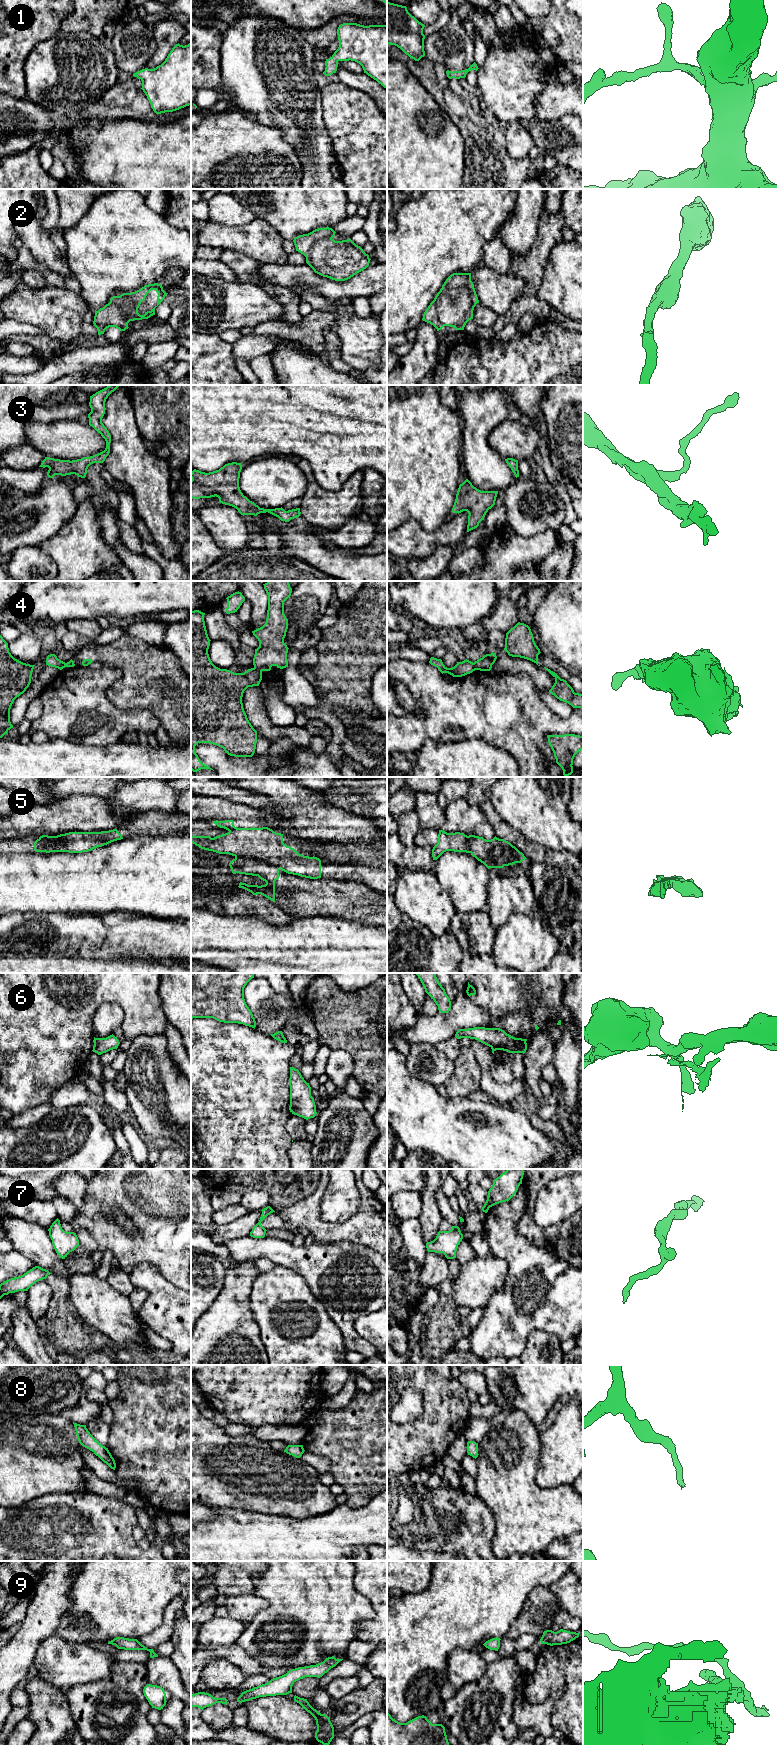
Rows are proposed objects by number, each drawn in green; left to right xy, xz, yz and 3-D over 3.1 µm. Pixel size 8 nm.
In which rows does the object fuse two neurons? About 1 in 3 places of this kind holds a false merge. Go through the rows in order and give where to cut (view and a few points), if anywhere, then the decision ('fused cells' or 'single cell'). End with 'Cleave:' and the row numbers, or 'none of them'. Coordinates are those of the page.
1: cut none; single cell
2: cut none; single cell
3: cut none; single cell
4: cut none; single cell
5: cut xz (235, 856), (261, 859), (275, 864), (279, 869); fused cells
6: cut yz (491, 1047), (503, 1047), (508, 1051); fused cells
7: cut none; single cell
8: cut none; single cell
9: cut none; single cell
Cleave: 5, 6

